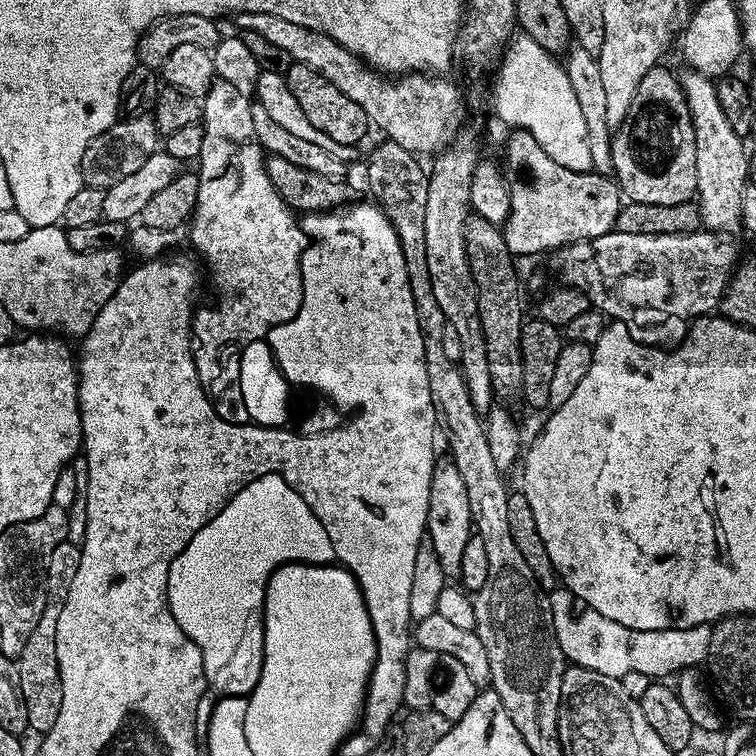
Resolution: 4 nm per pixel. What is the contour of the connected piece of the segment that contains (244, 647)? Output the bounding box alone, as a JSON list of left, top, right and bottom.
[168,472,335,696]

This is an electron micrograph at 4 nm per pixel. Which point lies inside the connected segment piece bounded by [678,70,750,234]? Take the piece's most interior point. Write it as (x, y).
(721, 164)

